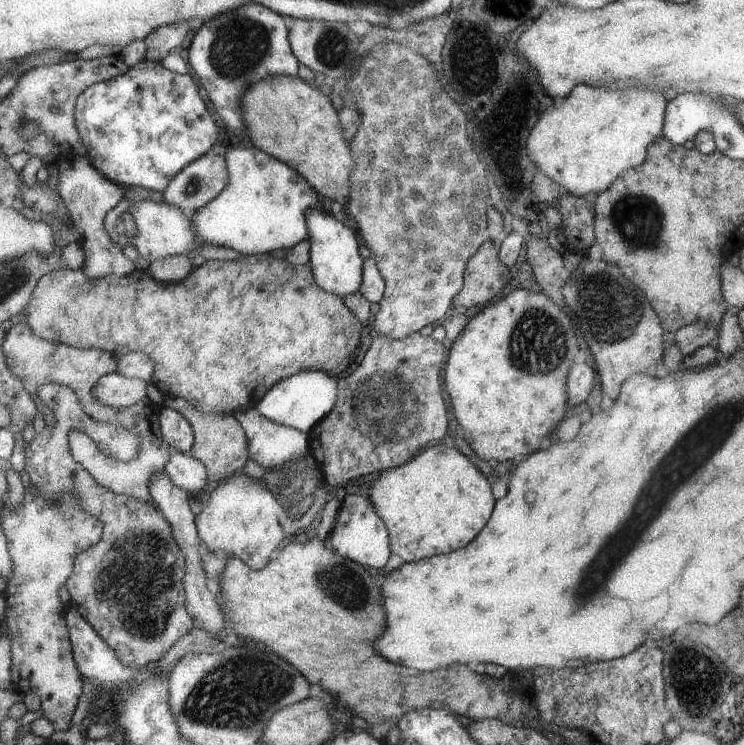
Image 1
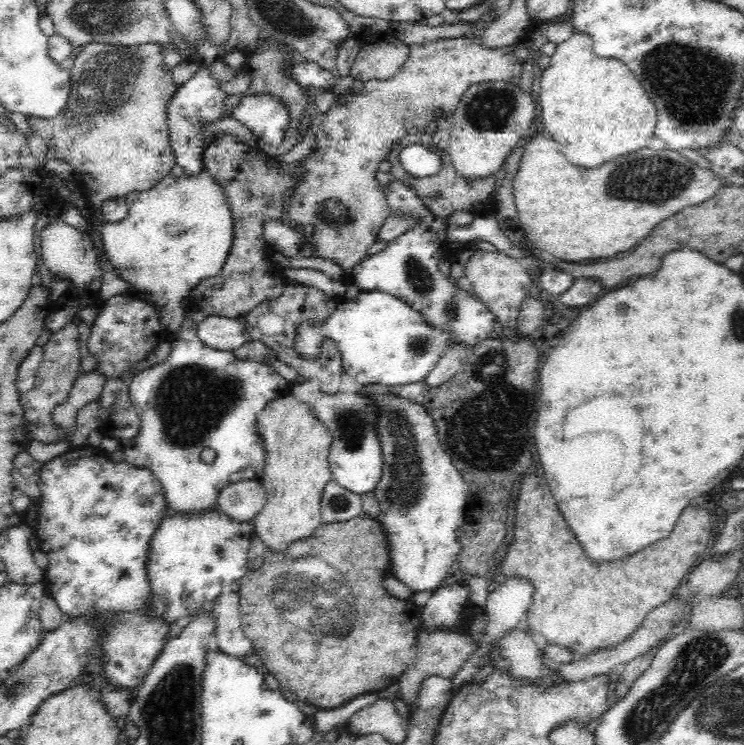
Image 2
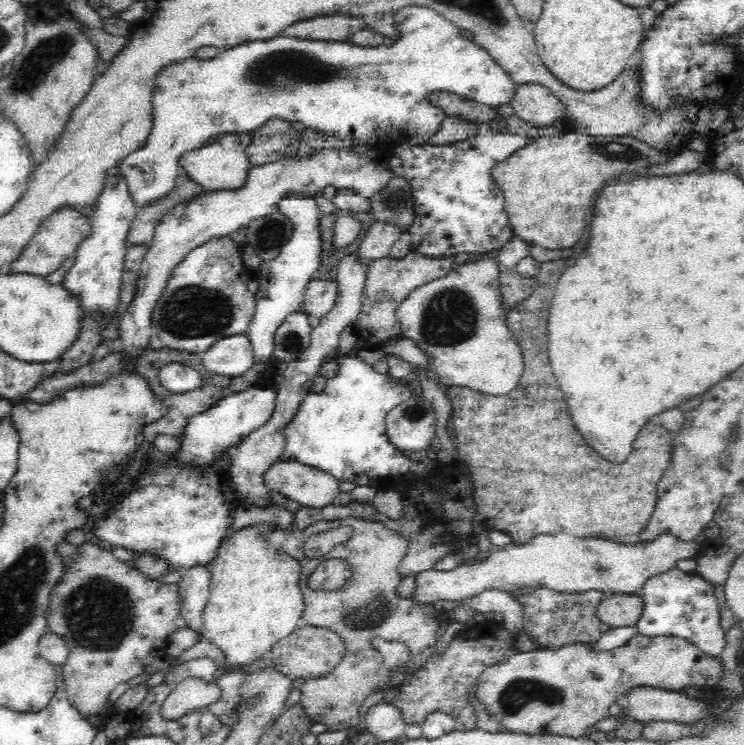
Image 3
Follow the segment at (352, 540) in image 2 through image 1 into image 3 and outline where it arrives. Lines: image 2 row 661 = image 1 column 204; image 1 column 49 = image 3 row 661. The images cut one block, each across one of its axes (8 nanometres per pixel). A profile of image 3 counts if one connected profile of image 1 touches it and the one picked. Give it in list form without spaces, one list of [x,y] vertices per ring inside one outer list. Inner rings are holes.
[[[308,625],[302,630],[296,628],[292,634],[281,638],[271,651],[276,671],[284,672],[284,675],[290,677],[292,681],[304,679],[306,682],[332,672],[344,656],[345,644],[340,635],[334,631]]]

